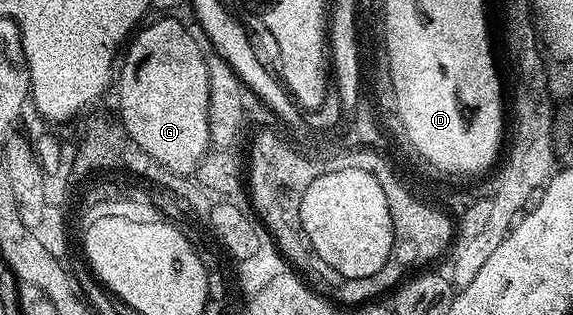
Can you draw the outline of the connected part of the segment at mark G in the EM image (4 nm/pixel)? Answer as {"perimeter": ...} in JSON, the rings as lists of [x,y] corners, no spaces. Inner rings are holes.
{"perimeter":[[[157,20],[154,24],[148,24],[128,41],[124,49],[119,75],[115,80],[115,104],[119,109],[119,119],[127,128],[127,134],[140,148],[147,150],[147,154],[151,154],[151,158],[155,158],[155,162],[159,162],[167,171],[188,176],[196,173],[198,164],[211,148],[207,56],[206,53],[201,53],[196,38],[179,21]]]}

